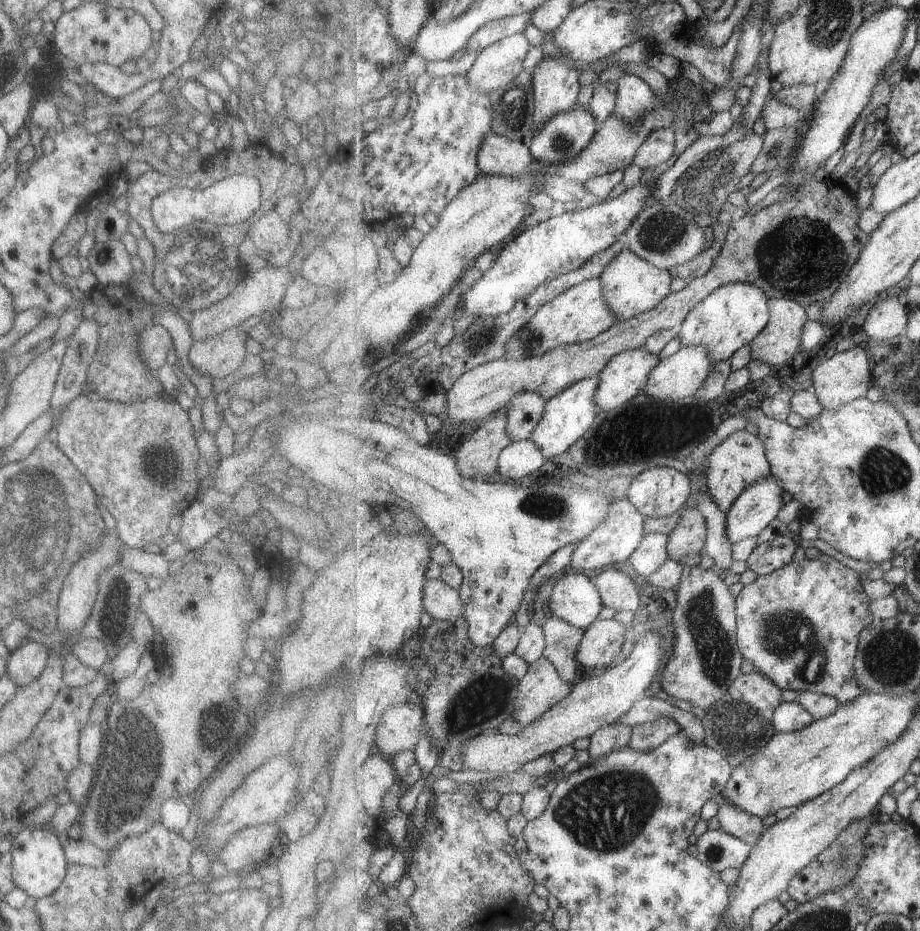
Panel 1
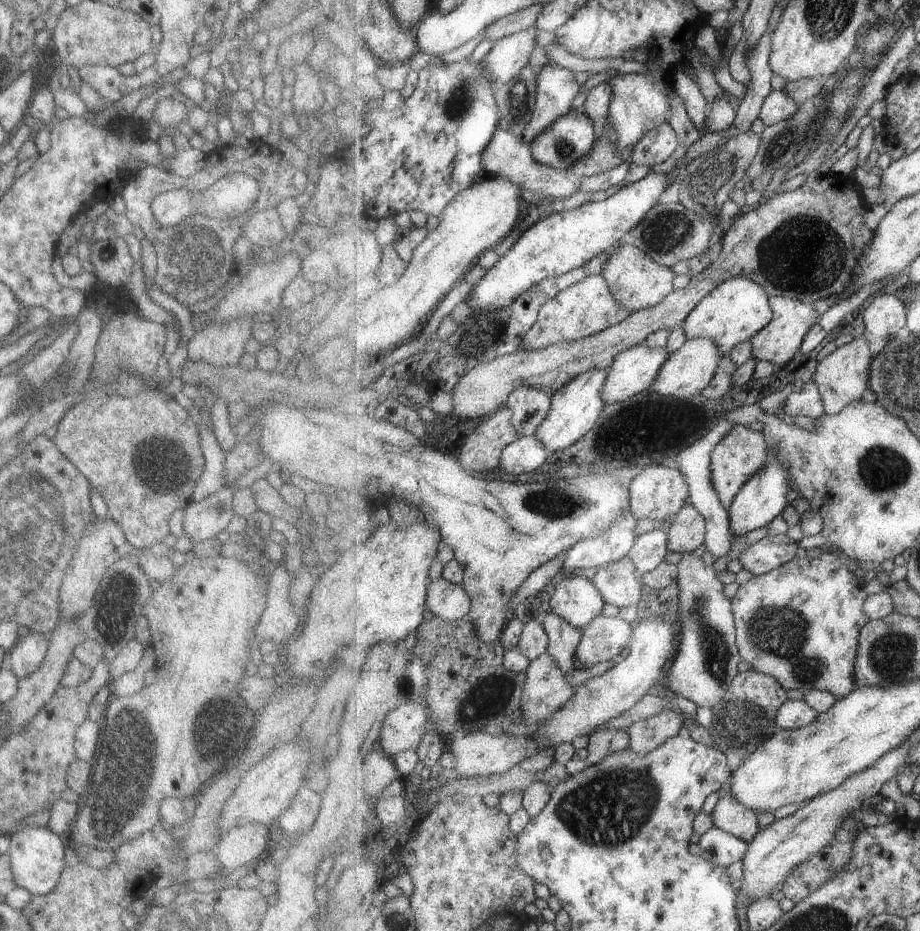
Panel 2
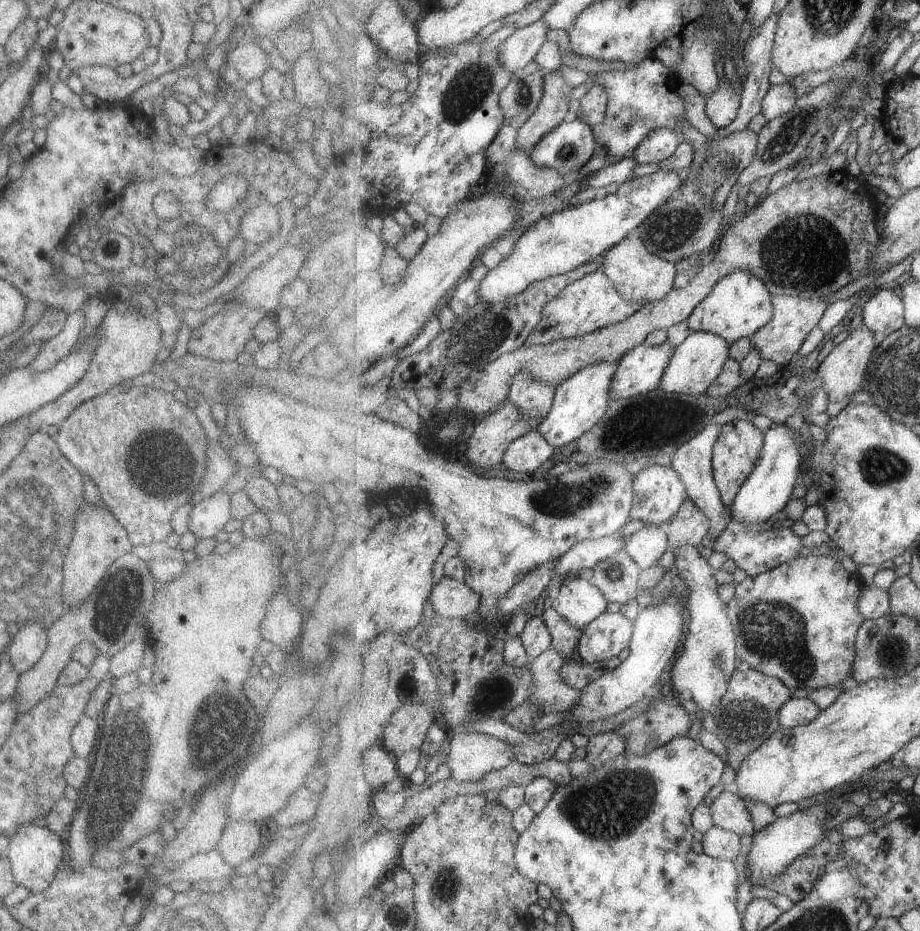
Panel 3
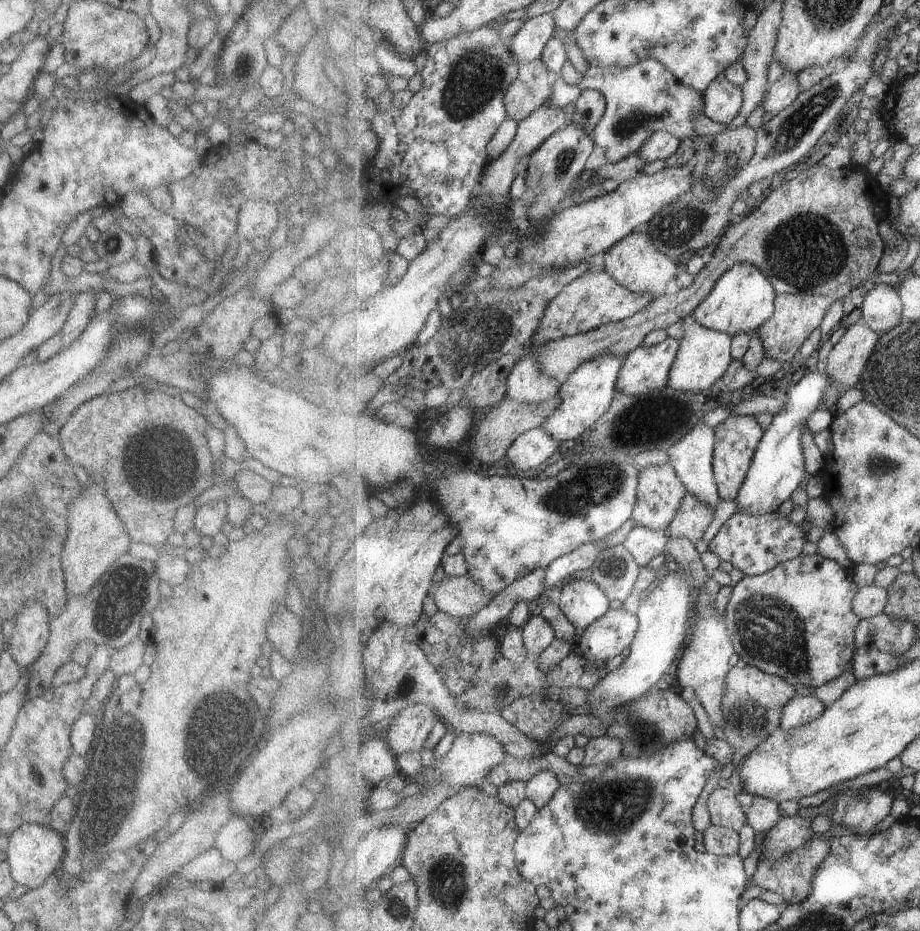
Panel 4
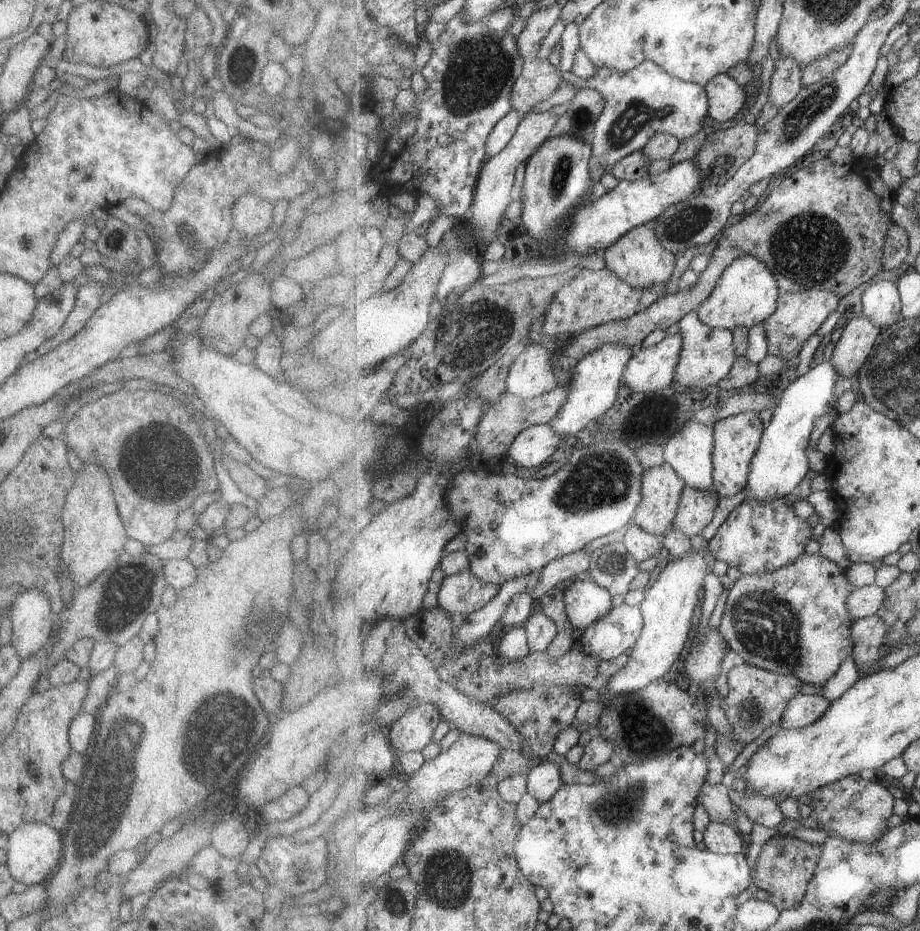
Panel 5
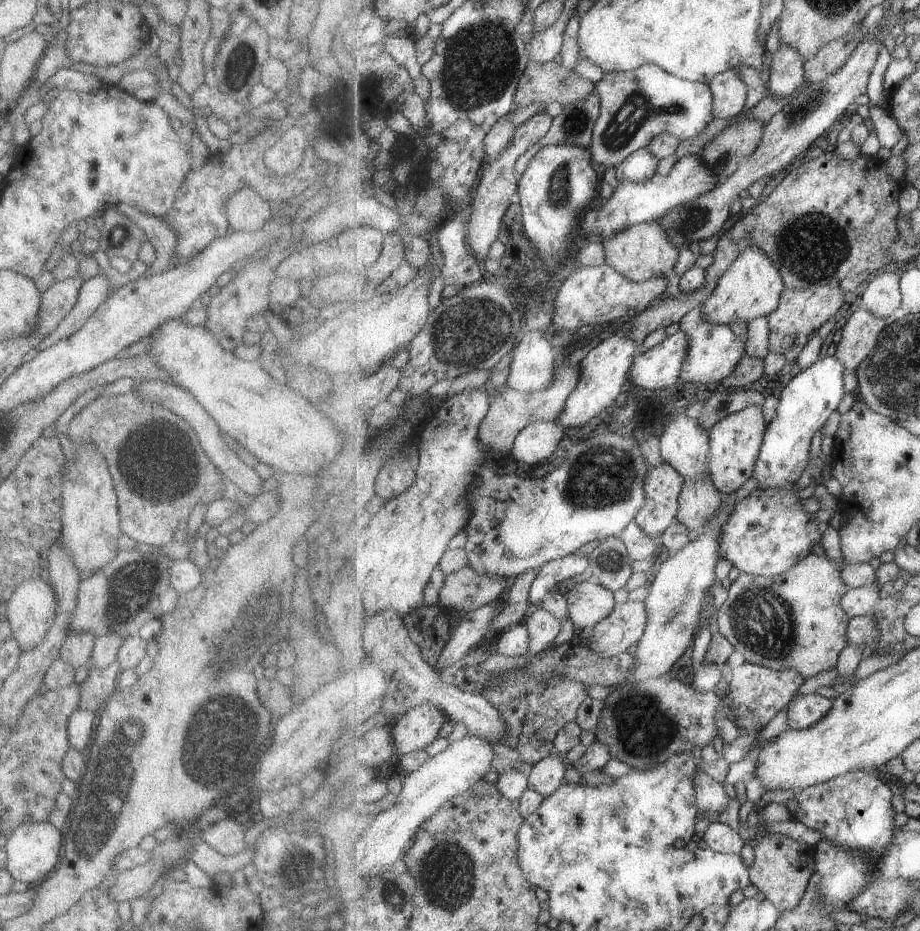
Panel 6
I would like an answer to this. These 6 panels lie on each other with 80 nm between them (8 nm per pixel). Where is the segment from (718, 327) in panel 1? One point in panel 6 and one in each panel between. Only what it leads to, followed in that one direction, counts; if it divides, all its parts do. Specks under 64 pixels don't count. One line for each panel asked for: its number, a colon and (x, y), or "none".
2: (738, 310)
3: (741, 304)
4: (744, 299)
5: (747, 294)
6: (752, 287)

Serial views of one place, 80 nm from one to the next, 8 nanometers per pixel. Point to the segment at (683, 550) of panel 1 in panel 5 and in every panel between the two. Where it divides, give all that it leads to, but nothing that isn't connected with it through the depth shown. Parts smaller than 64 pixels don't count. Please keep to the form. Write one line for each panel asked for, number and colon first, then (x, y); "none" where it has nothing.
2: (688, 531)
3: (688, 528)
4: (695, 517)
5: (697, 508)

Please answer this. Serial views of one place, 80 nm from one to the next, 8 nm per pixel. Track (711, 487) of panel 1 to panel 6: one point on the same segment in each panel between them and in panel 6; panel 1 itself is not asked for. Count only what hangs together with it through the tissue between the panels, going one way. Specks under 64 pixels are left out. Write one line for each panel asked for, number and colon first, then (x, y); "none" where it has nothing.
2: (743, 452)
3: (739, 447)
4: (737, 439)
5: (738, 437)
6: (736, 441)

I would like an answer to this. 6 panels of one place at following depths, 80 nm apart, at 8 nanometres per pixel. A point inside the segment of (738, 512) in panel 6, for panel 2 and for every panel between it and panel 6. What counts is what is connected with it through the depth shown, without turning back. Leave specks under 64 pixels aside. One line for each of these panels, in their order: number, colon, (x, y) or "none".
2: (759, 558)
3: (754, 550)
4: (755, 544)
5: (758, 538)

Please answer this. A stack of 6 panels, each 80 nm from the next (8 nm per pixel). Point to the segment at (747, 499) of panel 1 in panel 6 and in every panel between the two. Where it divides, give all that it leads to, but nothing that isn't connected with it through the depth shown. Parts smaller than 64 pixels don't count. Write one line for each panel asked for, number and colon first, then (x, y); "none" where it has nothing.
2: (764, 497)
3: (777, 478)
4: (778, 468)
5: (780, 464)
6: (806, 403)

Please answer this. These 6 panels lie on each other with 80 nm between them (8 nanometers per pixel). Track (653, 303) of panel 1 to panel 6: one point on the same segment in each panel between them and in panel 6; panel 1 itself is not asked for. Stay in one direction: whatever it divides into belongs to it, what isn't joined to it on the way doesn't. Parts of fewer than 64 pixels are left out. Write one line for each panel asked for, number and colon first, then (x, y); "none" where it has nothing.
2: (638, 282)
3: (640, 276)
4: (635, 263)
5: (639, 258)
6: (642, 252)

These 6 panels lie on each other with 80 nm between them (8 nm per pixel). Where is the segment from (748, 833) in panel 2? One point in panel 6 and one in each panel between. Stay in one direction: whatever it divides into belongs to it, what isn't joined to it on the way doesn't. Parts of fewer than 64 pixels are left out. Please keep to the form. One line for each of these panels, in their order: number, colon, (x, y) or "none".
3: (729, 811)
4: (724, 807)
5: (715, 799)
6: (710, 794)

